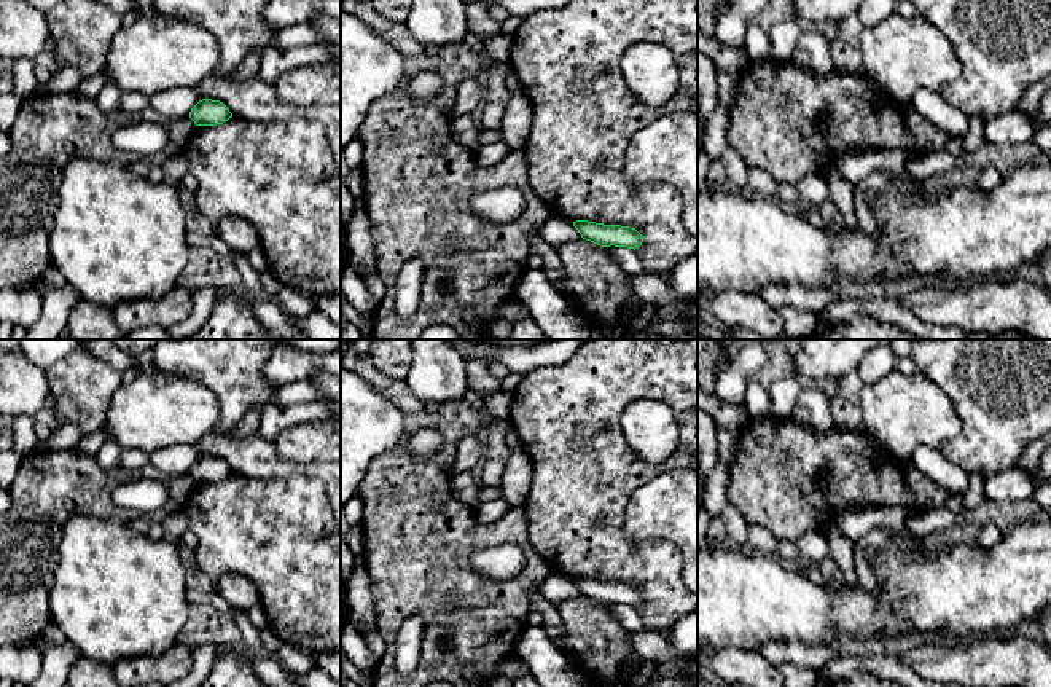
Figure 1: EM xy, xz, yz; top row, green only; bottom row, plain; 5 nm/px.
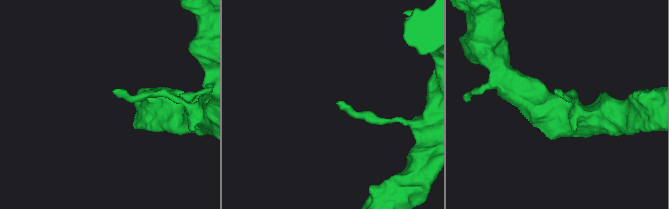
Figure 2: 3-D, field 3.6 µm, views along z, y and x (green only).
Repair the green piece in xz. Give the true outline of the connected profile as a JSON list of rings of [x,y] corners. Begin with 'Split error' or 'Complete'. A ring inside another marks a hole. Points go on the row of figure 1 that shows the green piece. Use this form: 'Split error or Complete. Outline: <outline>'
Complete. Outline: [[[576,220],[573,226],[578,230],[583,239],[591,241],[600,247],[627,247],[637,249],[642,245],[642,234],[631,226],[604,225],[588,220]]]

